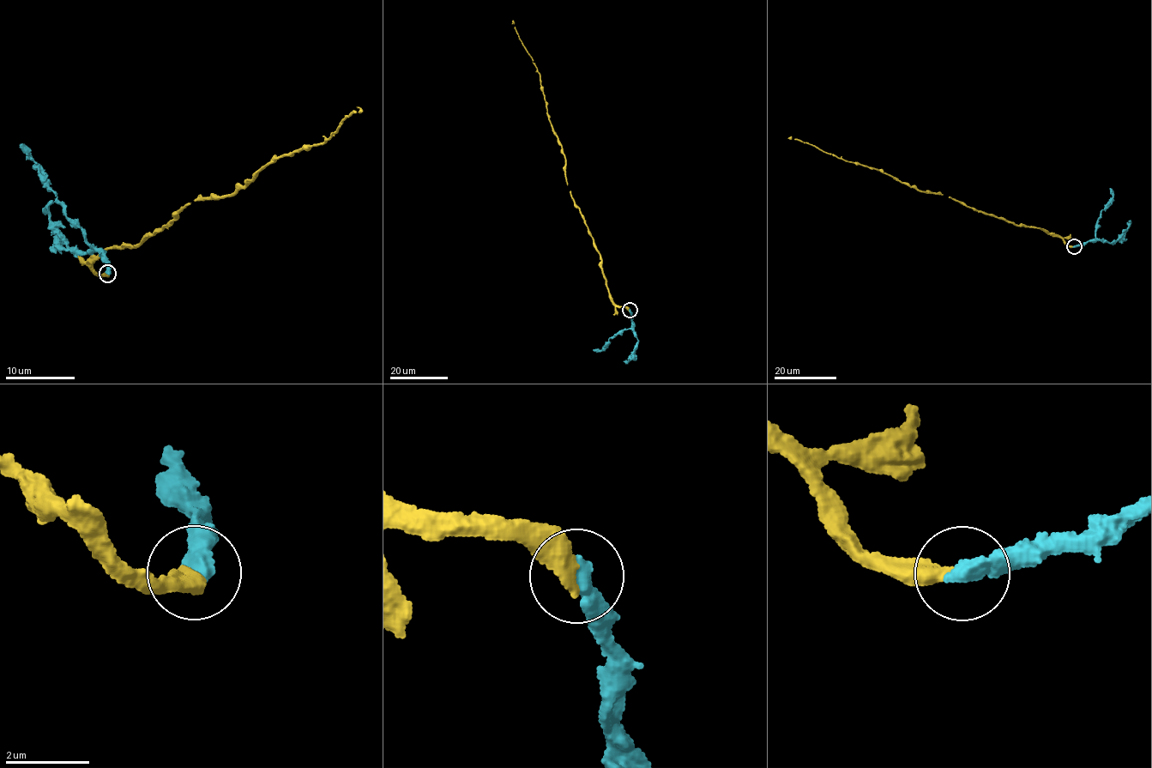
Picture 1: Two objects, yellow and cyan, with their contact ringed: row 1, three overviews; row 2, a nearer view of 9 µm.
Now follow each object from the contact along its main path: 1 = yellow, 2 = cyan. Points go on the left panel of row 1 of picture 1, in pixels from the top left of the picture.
1: (106, 274), (91, 262), (141, 245), (201, 199), (233, 196), (362, 111)
2: (106, 274), (101, 252), (85, 238), (85, 229), (66, 214), (32, 156), (19, 144)

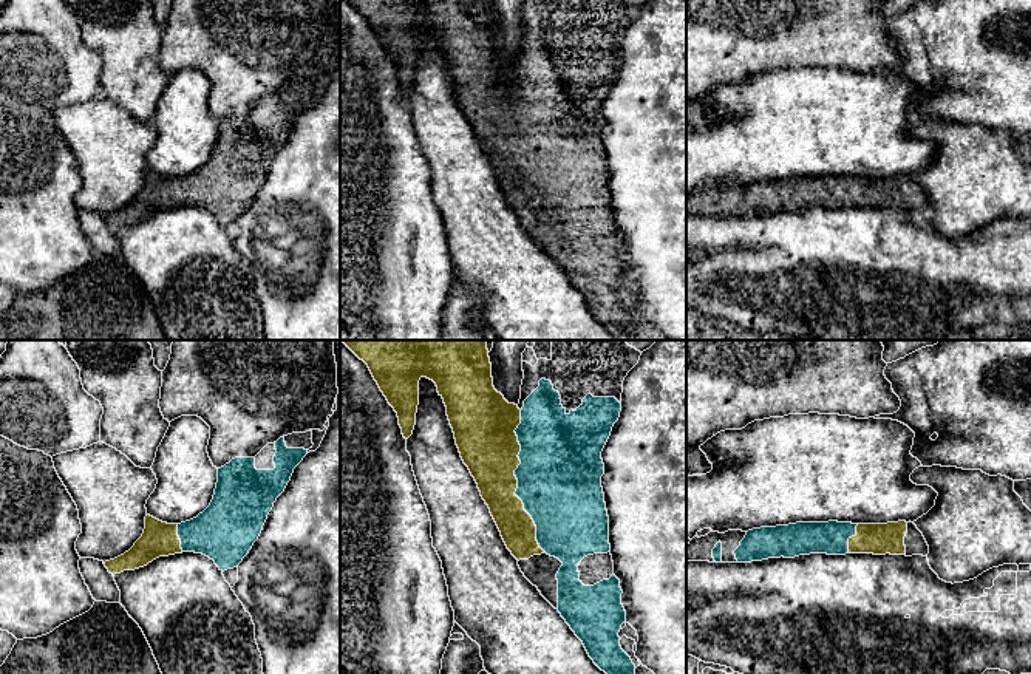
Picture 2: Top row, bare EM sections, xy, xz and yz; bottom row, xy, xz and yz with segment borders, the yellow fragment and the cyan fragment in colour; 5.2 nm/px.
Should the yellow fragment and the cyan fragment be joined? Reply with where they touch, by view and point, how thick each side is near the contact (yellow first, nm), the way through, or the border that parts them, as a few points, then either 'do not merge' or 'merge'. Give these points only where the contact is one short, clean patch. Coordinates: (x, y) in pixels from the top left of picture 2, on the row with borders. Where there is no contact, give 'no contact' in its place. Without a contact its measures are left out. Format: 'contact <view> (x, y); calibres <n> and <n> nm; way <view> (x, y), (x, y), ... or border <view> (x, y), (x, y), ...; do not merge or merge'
contact xz (517, 481); calibres 300 and 440 nm; merge

